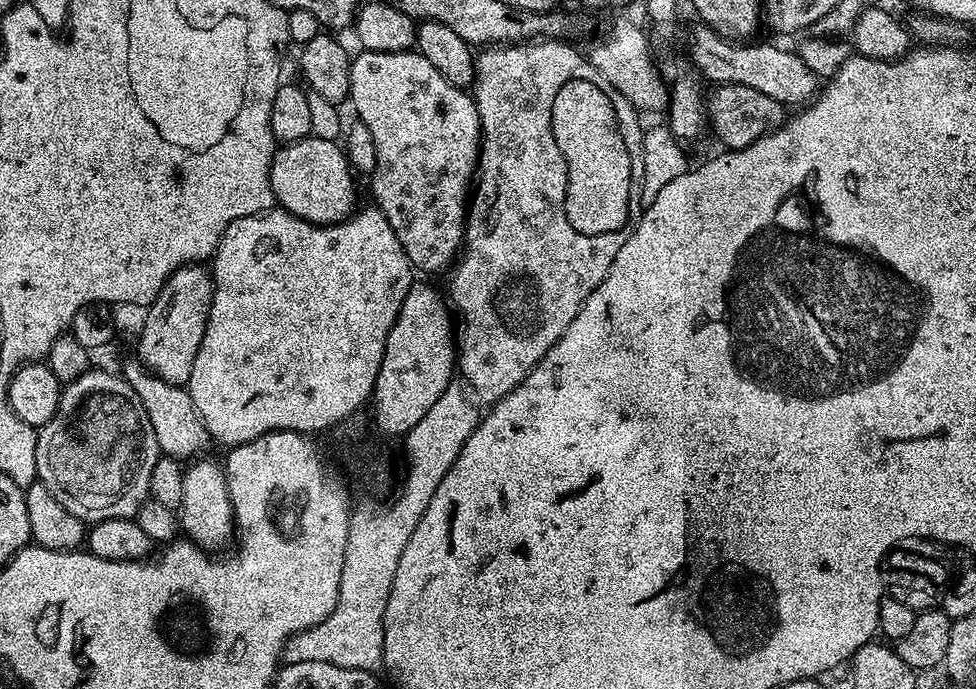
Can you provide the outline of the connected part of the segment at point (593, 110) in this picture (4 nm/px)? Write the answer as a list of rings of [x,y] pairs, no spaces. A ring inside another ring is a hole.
[[[571,80],[558,90],[552,107],[552,133],[554,142],[558,142],[558,150],[562,150],[562,158],[566,162],[566,198],[564,209],[566,218],[578,234],[597,236],[610,234],[620,228],[628,228],[628,215],[634,204],[634,170],[630,166],[630,150],[626,150],[622,120],[615,108],[613,97],[607,96],[594,82]]]

